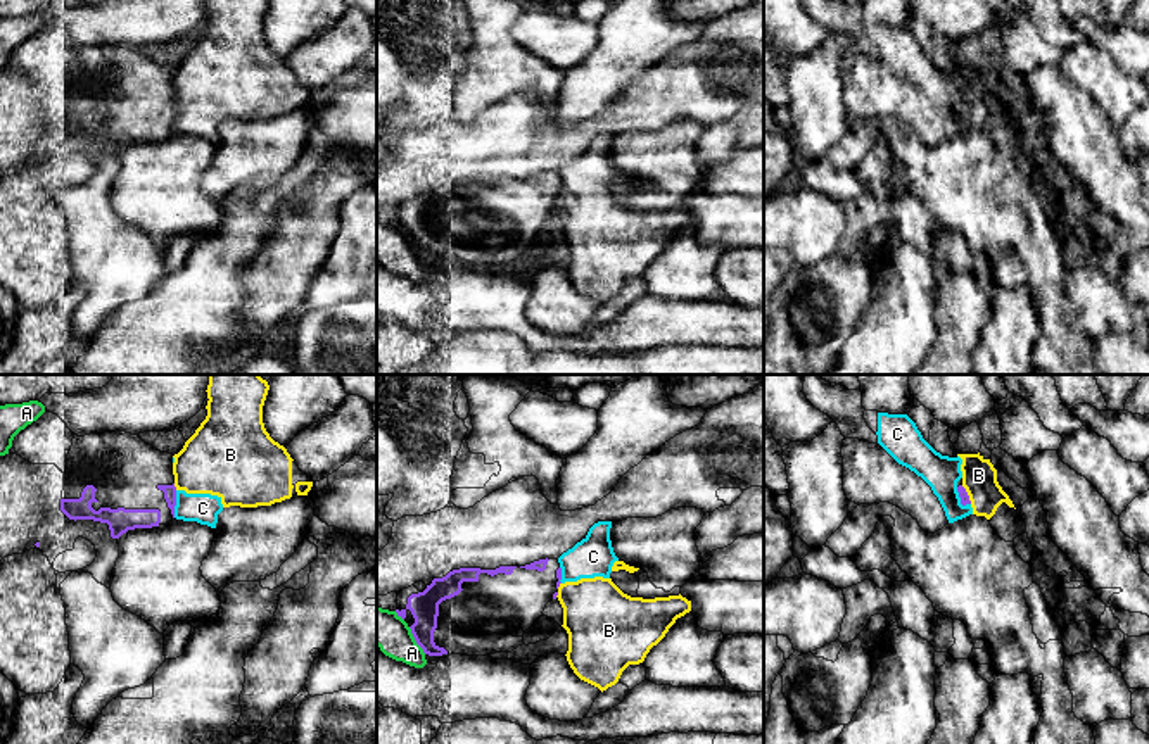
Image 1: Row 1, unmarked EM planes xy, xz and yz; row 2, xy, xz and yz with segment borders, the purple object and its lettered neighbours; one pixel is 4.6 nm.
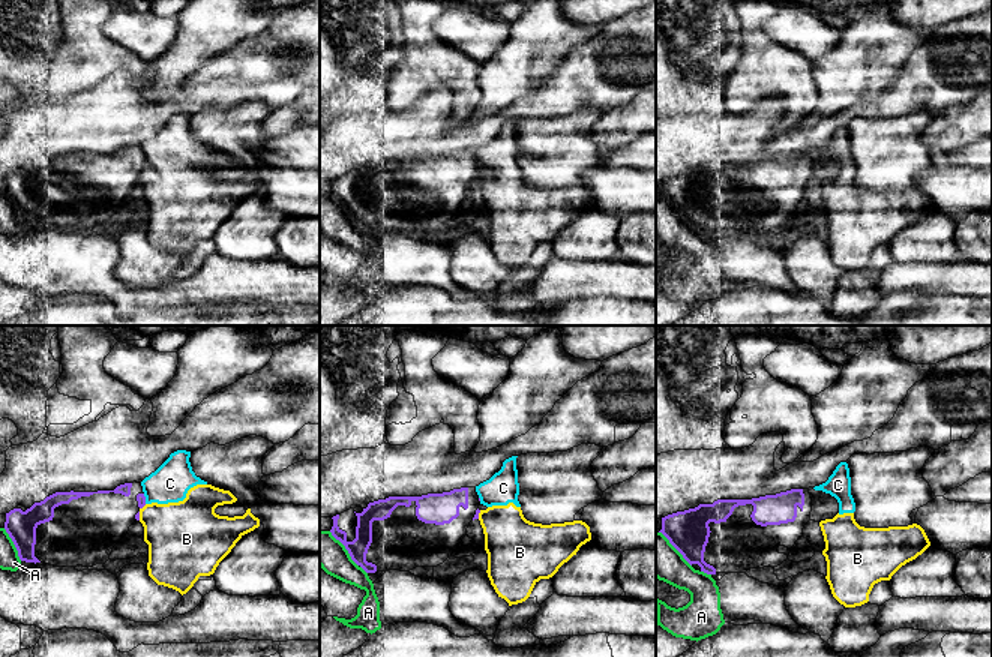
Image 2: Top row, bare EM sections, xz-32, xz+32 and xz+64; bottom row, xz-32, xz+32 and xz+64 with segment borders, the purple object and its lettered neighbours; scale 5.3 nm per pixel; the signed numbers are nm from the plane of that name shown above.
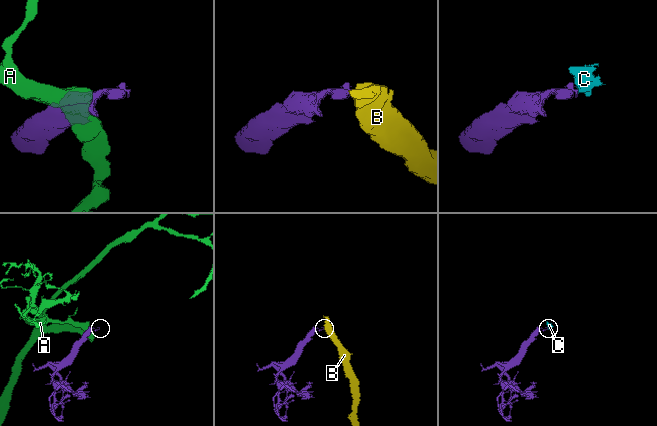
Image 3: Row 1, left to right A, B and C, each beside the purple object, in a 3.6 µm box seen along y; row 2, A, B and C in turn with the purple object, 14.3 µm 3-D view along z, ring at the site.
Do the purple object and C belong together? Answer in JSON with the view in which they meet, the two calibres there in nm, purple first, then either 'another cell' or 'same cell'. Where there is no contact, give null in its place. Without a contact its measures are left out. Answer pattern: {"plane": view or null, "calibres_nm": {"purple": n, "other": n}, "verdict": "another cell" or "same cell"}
{"plane": "xy", "calibres_nm": {"purple": 60, "other": 140}, "verdict": "another cell"}

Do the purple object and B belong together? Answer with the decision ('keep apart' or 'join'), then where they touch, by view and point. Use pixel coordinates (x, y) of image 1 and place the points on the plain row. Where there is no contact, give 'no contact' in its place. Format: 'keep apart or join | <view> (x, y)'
keep apart | xy (175, 100)

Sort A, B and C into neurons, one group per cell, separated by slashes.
A / B C

